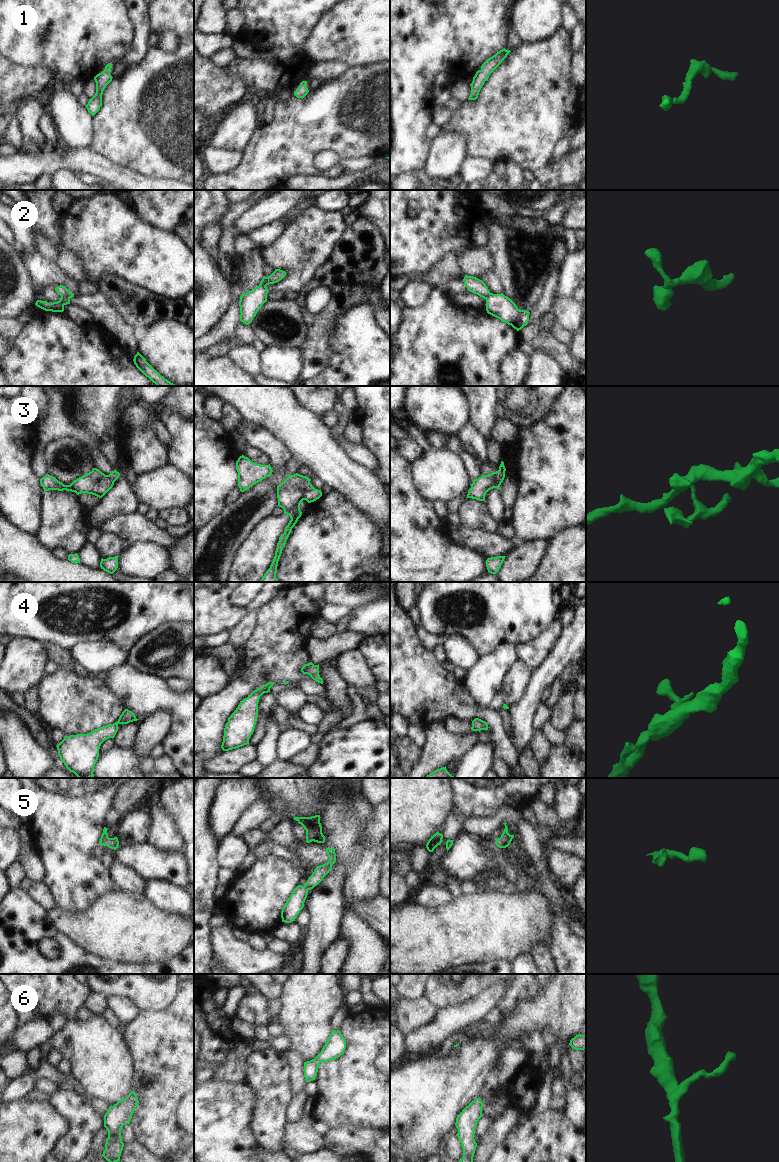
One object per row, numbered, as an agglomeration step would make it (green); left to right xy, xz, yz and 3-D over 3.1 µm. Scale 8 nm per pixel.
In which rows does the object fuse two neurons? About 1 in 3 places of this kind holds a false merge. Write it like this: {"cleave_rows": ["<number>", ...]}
{"cleave_rows": ["2", "3"]}

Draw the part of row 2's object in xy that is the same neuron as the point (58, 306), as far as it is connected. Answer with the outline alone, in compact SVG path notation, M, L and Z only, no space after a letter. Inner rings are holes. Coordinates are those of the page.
M61 297L59 301L48 303L46 301L37 300L35 305L45 311L63 312L64 306L70 304L70 298Z

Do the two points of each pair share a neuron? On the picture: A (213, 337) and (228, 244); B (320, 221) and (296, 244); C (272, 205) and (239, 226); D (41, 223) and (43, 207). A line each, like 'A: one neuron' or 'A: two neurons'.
A: two neurons
B: one neuron
C: one neuron
D: one neuron

